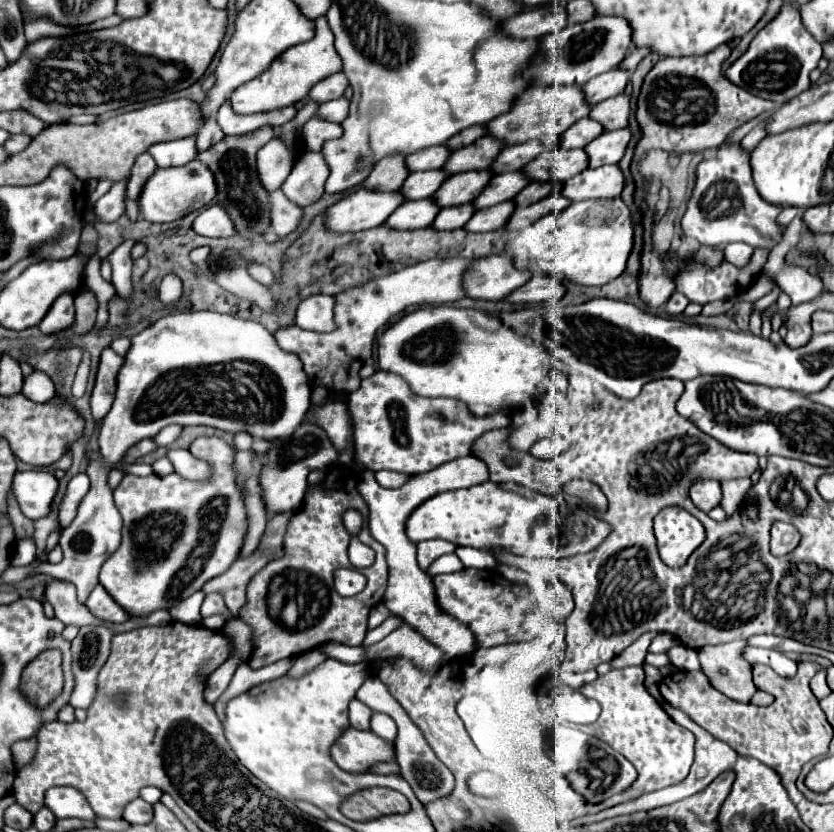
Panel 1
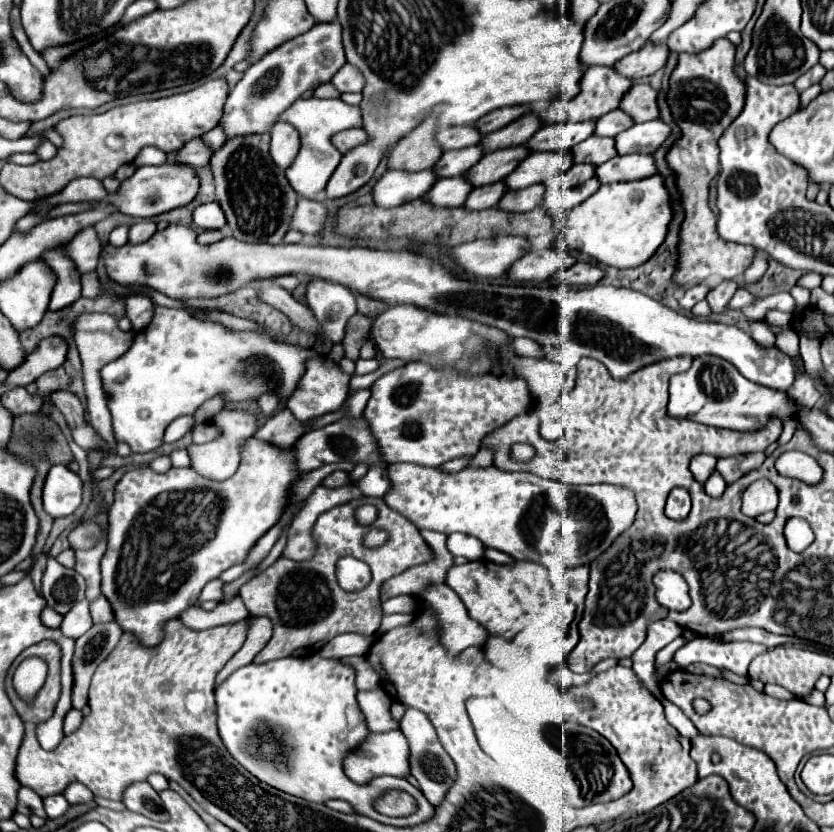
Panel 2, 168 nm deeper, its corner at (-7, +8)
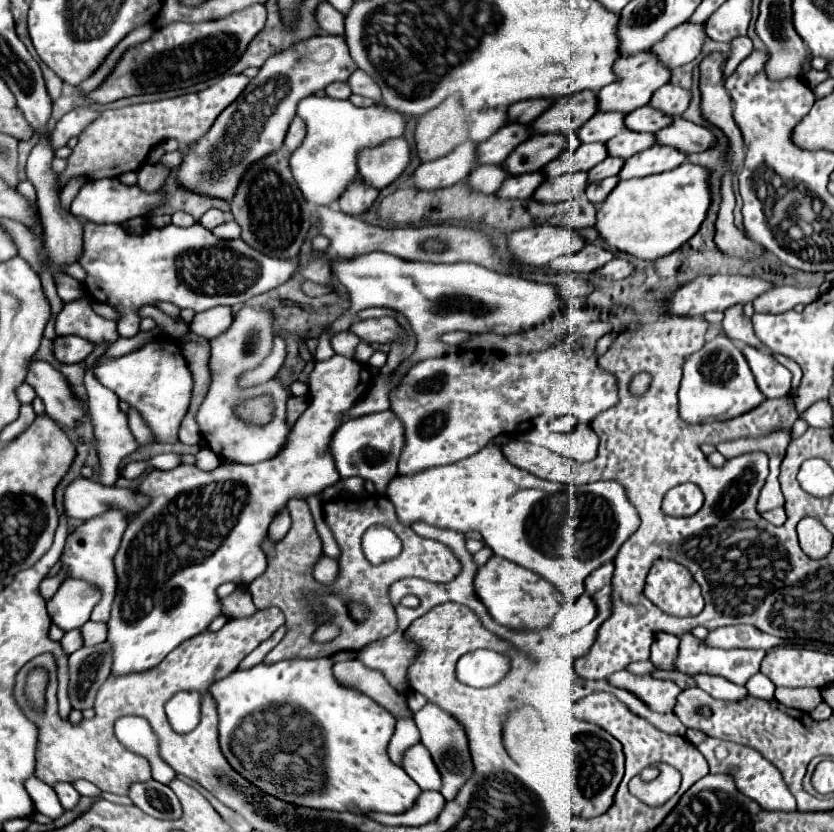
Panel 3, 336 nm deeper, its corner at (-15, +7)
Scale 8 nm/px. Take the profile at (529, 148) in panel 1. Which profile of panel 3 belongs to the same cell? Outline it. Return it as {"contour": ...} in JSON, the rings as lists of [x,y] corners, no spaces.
{"contour":[[[608,111],[608,113],[596,113],[592,121],[586,121],[578,129],[578,137],[582,143],[606,143],[614,135],[622,133],[624,129],[624,113]]]}

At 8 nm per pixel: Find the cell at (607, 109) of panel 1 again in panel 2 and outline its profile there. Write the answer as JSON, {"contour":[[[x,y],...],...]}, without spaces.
{"contour":[[[634,84],[628,96],[620,102],[620,108],[628,112],[636,122],[656,120],[658,110],[658,90],[654,90],[650,84]]]}

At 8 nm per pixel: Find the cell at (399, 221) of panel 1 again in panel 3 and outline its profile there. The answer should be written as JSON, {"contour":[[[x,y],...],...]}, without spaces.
{"contour":[[[478,165],[468,175],[466,183],[476,193],[496,193],[506,177],[508,175],[502,165]]]}

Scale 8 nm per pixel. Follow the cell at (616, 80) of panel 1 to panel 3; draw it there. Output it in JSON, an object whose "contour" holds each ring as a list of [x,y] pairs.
{"contour":[[[684,23],[680,27],[672,29],[662,41],[658,41],[652,47],[652,53],[656,53],[656,57],[660,57],[660,61],[664,61],[664,65],[674,69],[674,67],[686,65],[692,59],[696,59],[702,51],[704,41],[706,41],[706,37],[704,37],[702,25]]]}

